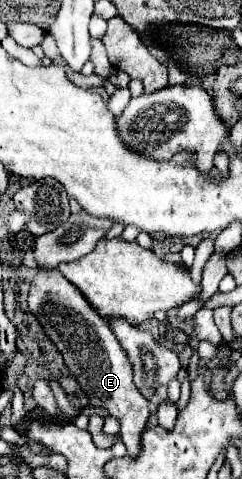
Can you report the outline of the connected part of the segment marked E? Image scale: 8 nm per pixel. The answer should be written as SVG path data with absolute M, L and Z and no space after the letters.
M39 269L35 279L31 281L29 291L29 309L45 327L49 339L61 351L65 365L77 377L81 389L89 397L89 405L105 407L113 417L119 419L121 429L119 435L127 447L131 457L141 453L141 433L147 427L151 417L147 399L133 385L133 371L127 355L123 353L117 337L113 335L109 321L95 313L95 309L87 303L81 291L71 285L57 269Z

